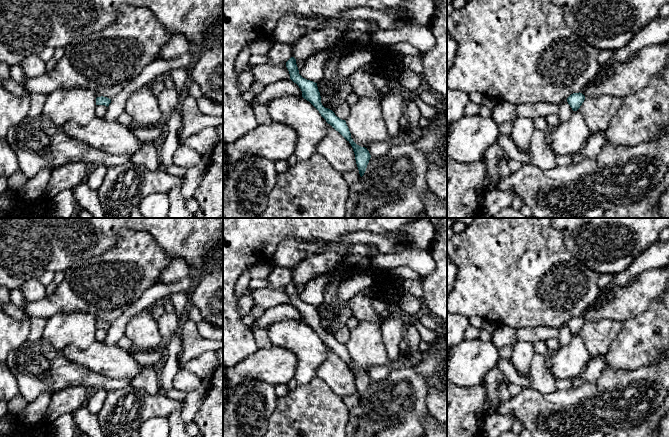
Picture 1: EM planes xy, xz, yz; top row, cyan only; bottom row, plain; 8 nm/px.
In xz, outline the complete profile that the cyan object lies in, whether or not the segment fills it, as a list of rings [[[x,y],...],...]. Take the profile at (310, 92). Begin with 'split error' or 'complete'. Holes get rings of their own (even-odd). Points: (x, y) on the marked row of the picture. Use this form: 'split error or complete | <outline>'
complete | [[[291,57],[286,62],[286,67],[290,74],[290,79],[296,83],[302,91],[302,97],[309,101],[321,114],[321,116],[338,131],[352,146],[359,174],[362,177],[366,171],[371,155],[367,148],[357,145],[351,138],[351,133],[345,120],[340,119],[335,113],[325,108],[321,103],[320,92],[317,83],[303,78],[299,74],[296,59]]]

